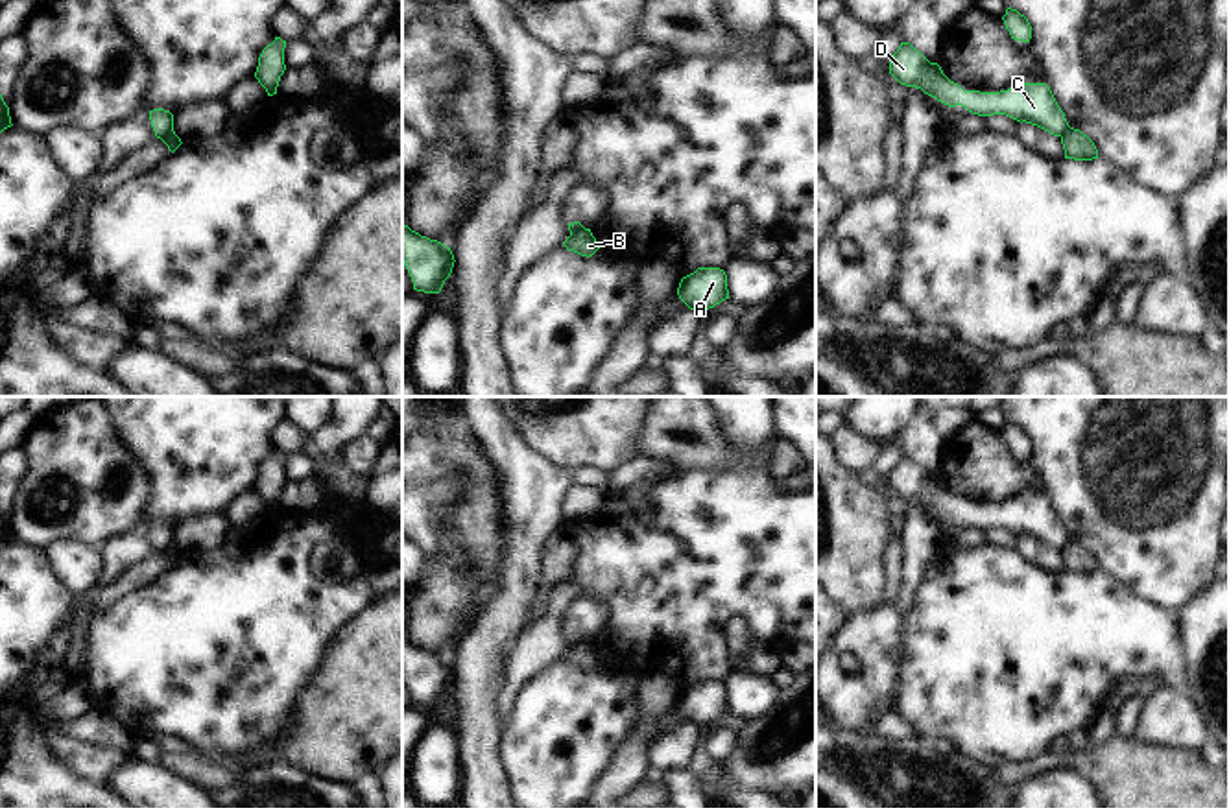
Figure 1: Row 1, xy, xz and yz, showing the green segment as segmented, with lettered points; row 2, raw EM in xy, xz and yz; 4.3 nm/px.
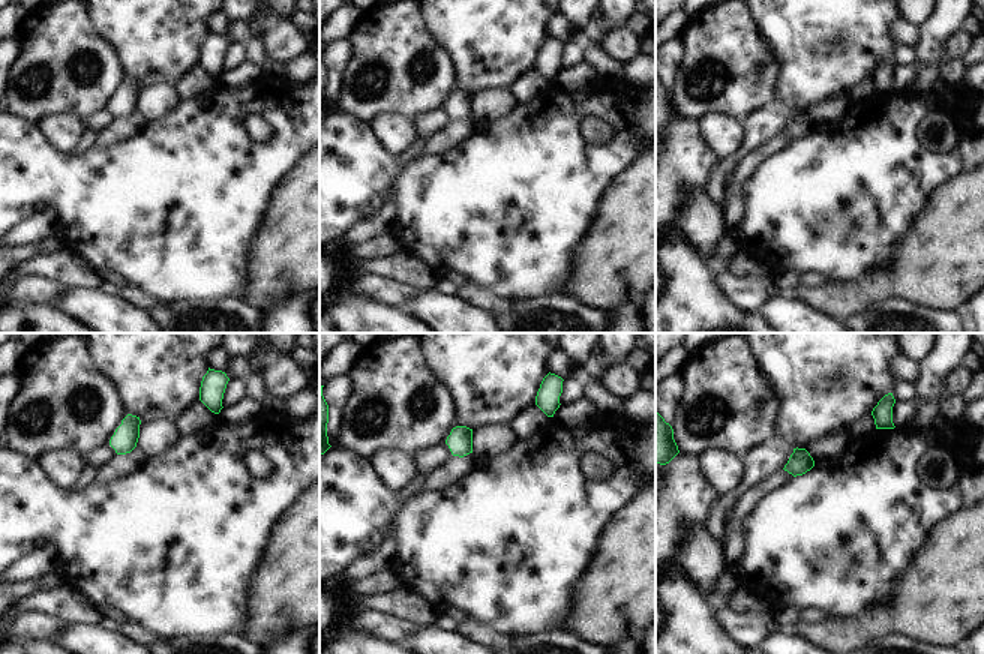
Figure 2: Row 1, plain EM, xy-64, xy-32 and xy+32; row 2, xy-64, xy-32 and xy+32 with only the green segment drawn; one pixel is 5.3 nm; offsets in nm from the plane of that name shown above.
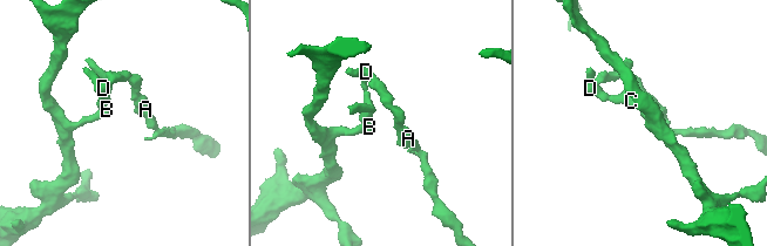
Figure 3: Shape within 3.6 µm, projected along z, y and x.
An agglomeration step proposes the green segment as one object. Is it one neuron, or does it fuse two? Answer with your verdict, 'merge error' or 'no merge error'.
merge error

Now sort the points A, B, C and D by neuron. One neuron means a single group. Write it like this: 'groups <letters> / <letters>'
groups A C D / B

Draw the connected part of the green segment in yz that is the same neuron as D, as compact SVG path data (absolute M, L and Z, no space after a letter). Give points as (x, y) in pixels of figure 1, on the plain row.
M901 456L889 472L889 487L906 500L921 502L937 515L961 518L978 529L1006 528L1061 550L1070 539L1046 496L1020 496L1000 505L963 504L937 476L930 476L910 456Z

